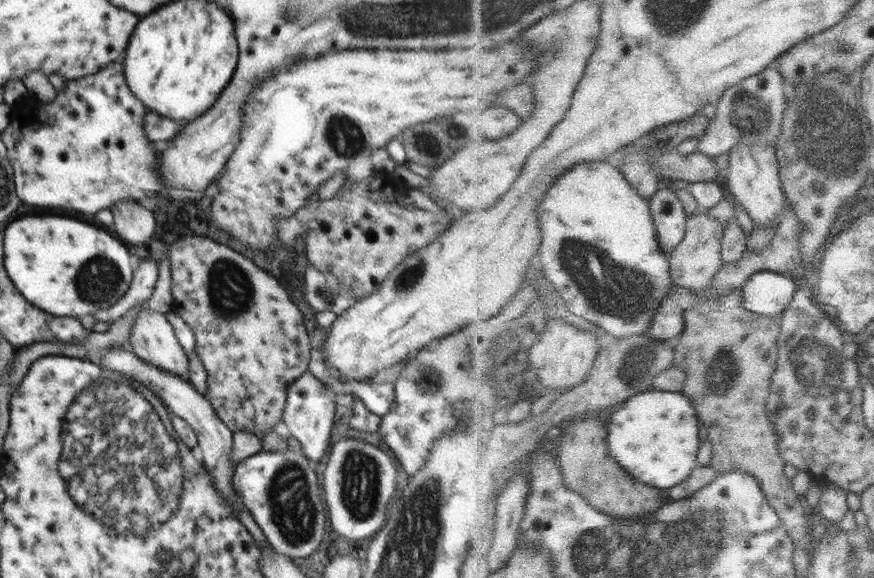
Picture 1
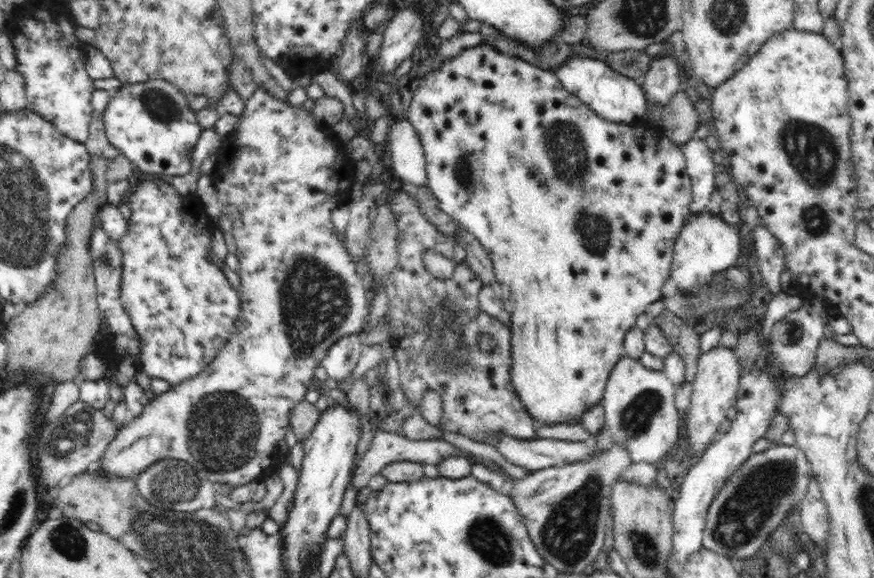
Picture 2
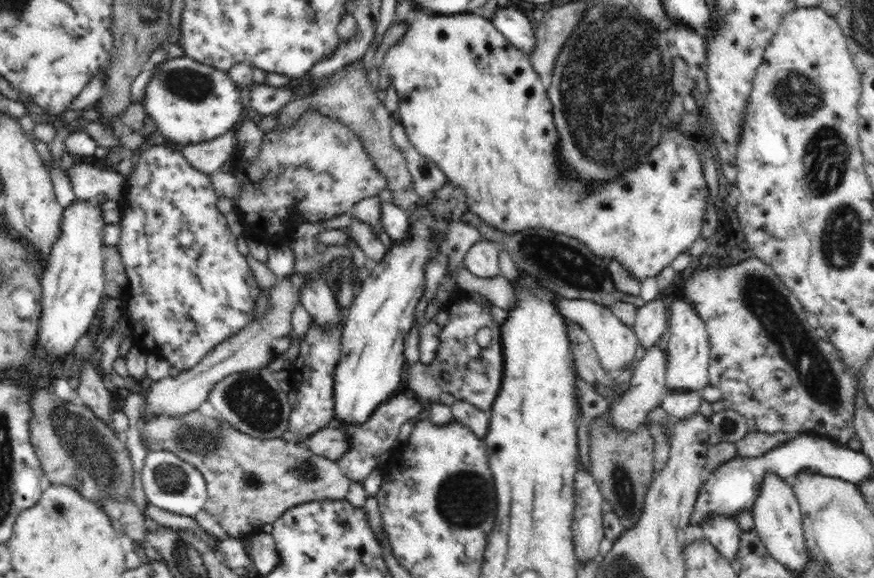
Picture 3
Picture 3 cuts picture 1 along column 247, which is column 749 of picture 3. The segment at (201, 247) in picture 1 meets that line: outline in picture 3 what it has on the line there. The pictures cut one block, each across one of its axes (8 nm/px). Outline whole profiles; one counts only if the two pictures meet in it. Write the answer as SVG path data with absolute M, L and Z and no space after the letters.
M750 257L737 264L726 266L726 268L704 268L695 271L684 280L682 289L679 294L685 298L695 310L695 314L704 321L707 333L709 334L710 345L710 363L708 368L709 385L720 389L722 401L726 409L736 410L747 423L748 432L764 432L766 434L778 434L778 432L804 432L804 430L816 430L818 434L824 434L826 438L838 440L846 444L853 436L856 435L854 429L854 414L856 414L856 397L858 396L858 383L855 376L847 370L847 366L841 361L840 355L836 348L829 341L824 341L816 333L813 326L808 325L804 308L800 301L796 299L794 293L782 282L782 279L774 272L772 267L764 263L758 257Z

